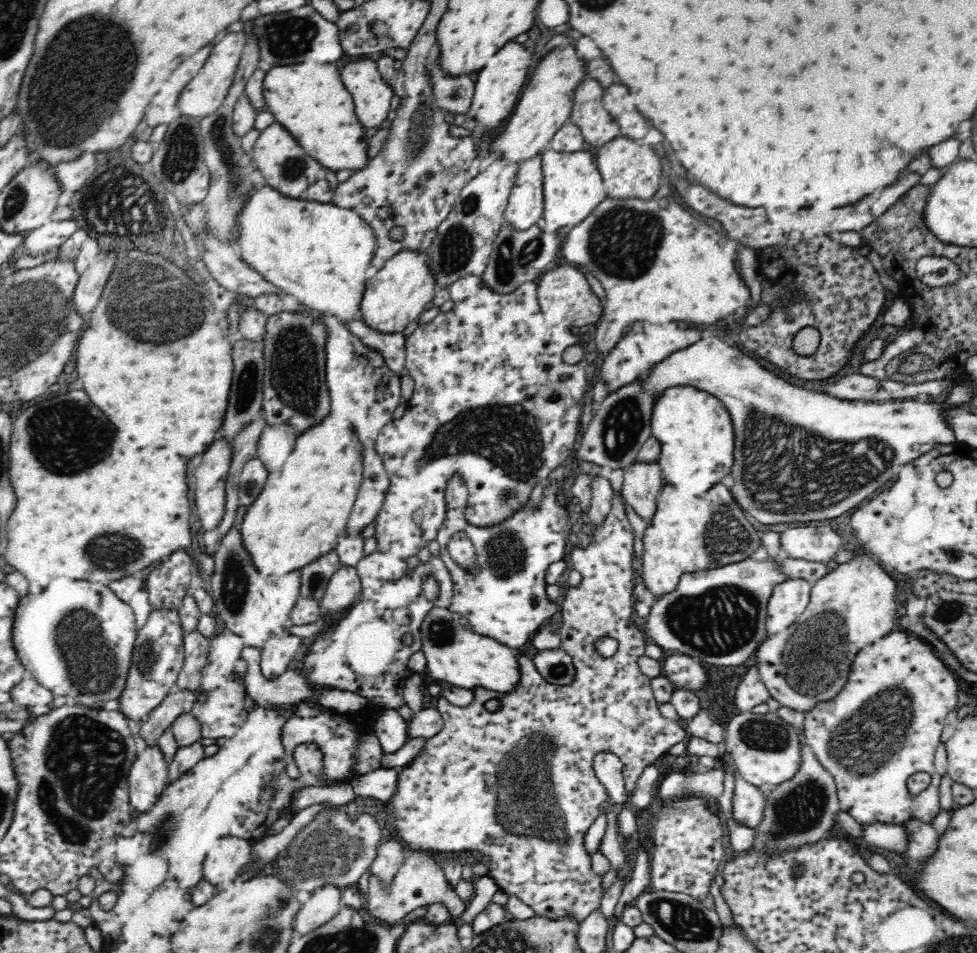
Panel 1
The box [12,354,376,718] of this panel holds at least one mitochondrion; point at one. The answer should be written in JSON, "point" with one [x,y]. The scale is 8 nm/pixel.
{"point":[72,437]}

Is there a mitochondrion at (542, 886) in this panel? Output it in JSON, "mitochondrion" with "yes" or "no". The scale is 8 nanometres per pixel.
{"mitochondrion":"no"}

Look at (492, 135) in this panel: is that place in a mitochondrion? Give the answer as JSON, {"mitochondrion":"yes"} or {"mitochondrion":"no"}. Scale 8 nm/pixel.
{"mitochondrion":"no"}

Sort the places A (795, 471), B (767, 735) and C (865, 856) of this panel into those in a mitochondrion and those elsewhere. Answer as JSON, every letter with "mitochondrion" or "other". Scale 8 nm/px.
{"A":"mitochondrion","B":"mitochondrion","C":"other"}

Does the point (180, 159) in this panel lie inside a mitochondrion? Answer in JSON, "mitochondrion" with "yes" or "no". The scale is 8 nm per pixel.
{"mitochondrion":"yes"}

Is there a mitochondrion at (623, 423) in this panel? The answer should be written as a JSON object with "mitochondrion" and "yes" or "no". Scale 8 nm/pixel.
{"mitochondrion":"yes"}

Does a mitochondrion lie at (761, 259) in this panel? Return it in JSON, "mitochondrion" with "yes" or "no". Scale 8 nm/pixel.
{"mitochondrion":"no"}

